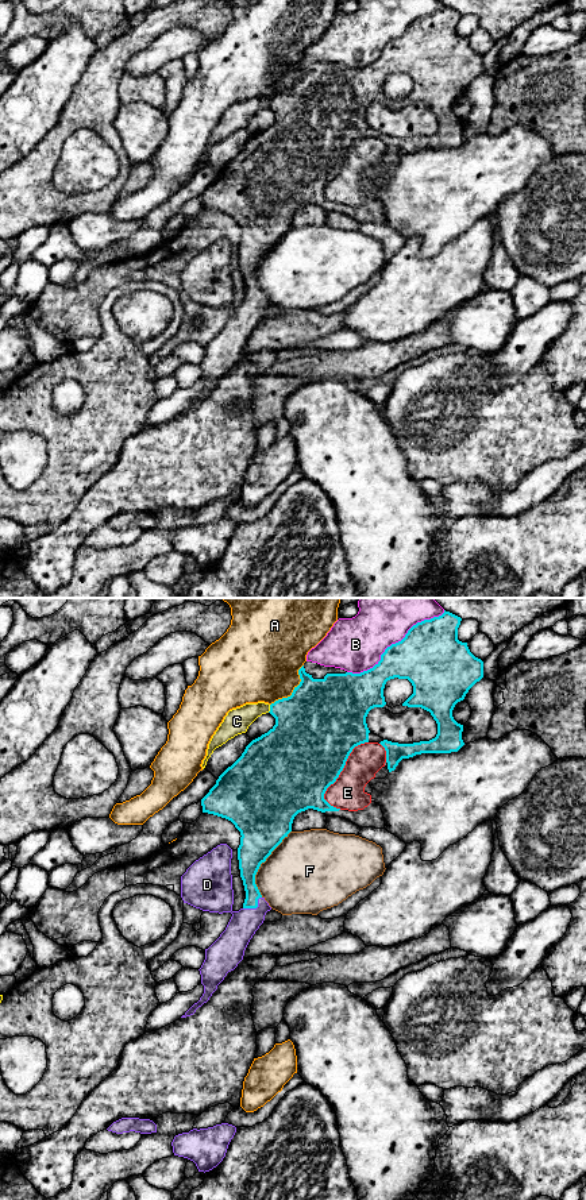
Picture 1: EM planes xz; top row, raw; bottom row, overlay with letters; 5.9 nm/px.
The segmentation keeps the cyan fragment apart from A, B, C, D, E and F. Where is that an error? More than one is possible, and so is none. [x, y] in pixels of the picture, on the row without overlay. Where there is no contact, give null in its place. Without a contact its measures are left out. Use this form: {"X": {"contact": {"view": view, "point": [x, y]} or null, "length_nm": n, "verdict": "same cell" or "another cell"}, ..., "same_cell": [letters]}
{"A": {"contact": {"view": "xz", "point": [293, 85]}, "length_nm": 320, "verdict": "another cell"}, "B": {"contact": {"view": "xz", "point": [396, 38]}, "length_nm": 700, "verdict": "another cell"}, "C": {"contact": {"view": "xz", "point": [270, 104]}, "length_nm": 50, "verdict": "another cell"}, "D": {"contact": {"view": "xz", "point": [254, 303]}, "length_nm": 130, "verdict": "same cell"}, "E": {"contact": {"view": "xz", "point": [342, 165]}, "length_nm": 440, "verdict": "another cell"}, "F": {"contact": {"view": "xz", "point": [261, 258]}, "length_nm": 440, "verdict": "another cell"}, "same_cell": ["D"]}

